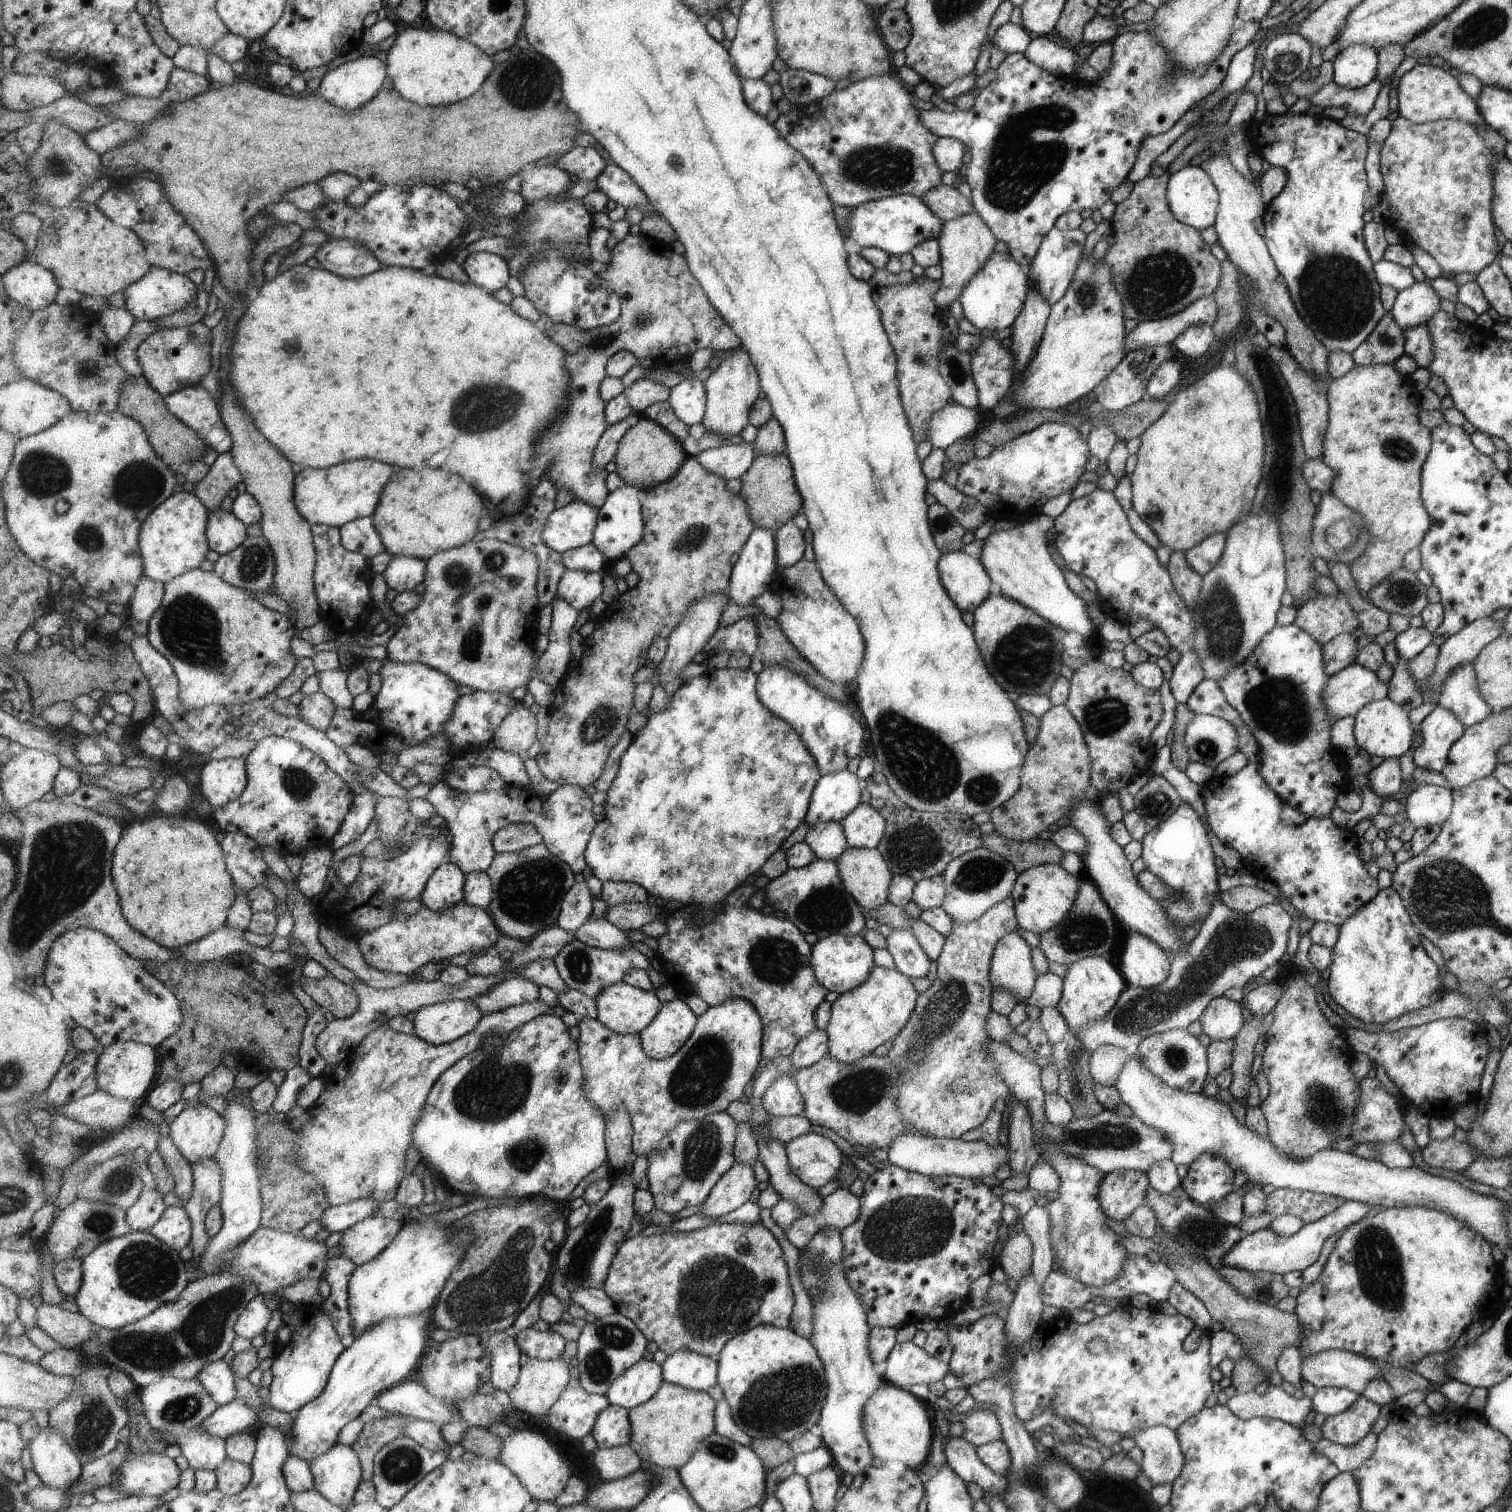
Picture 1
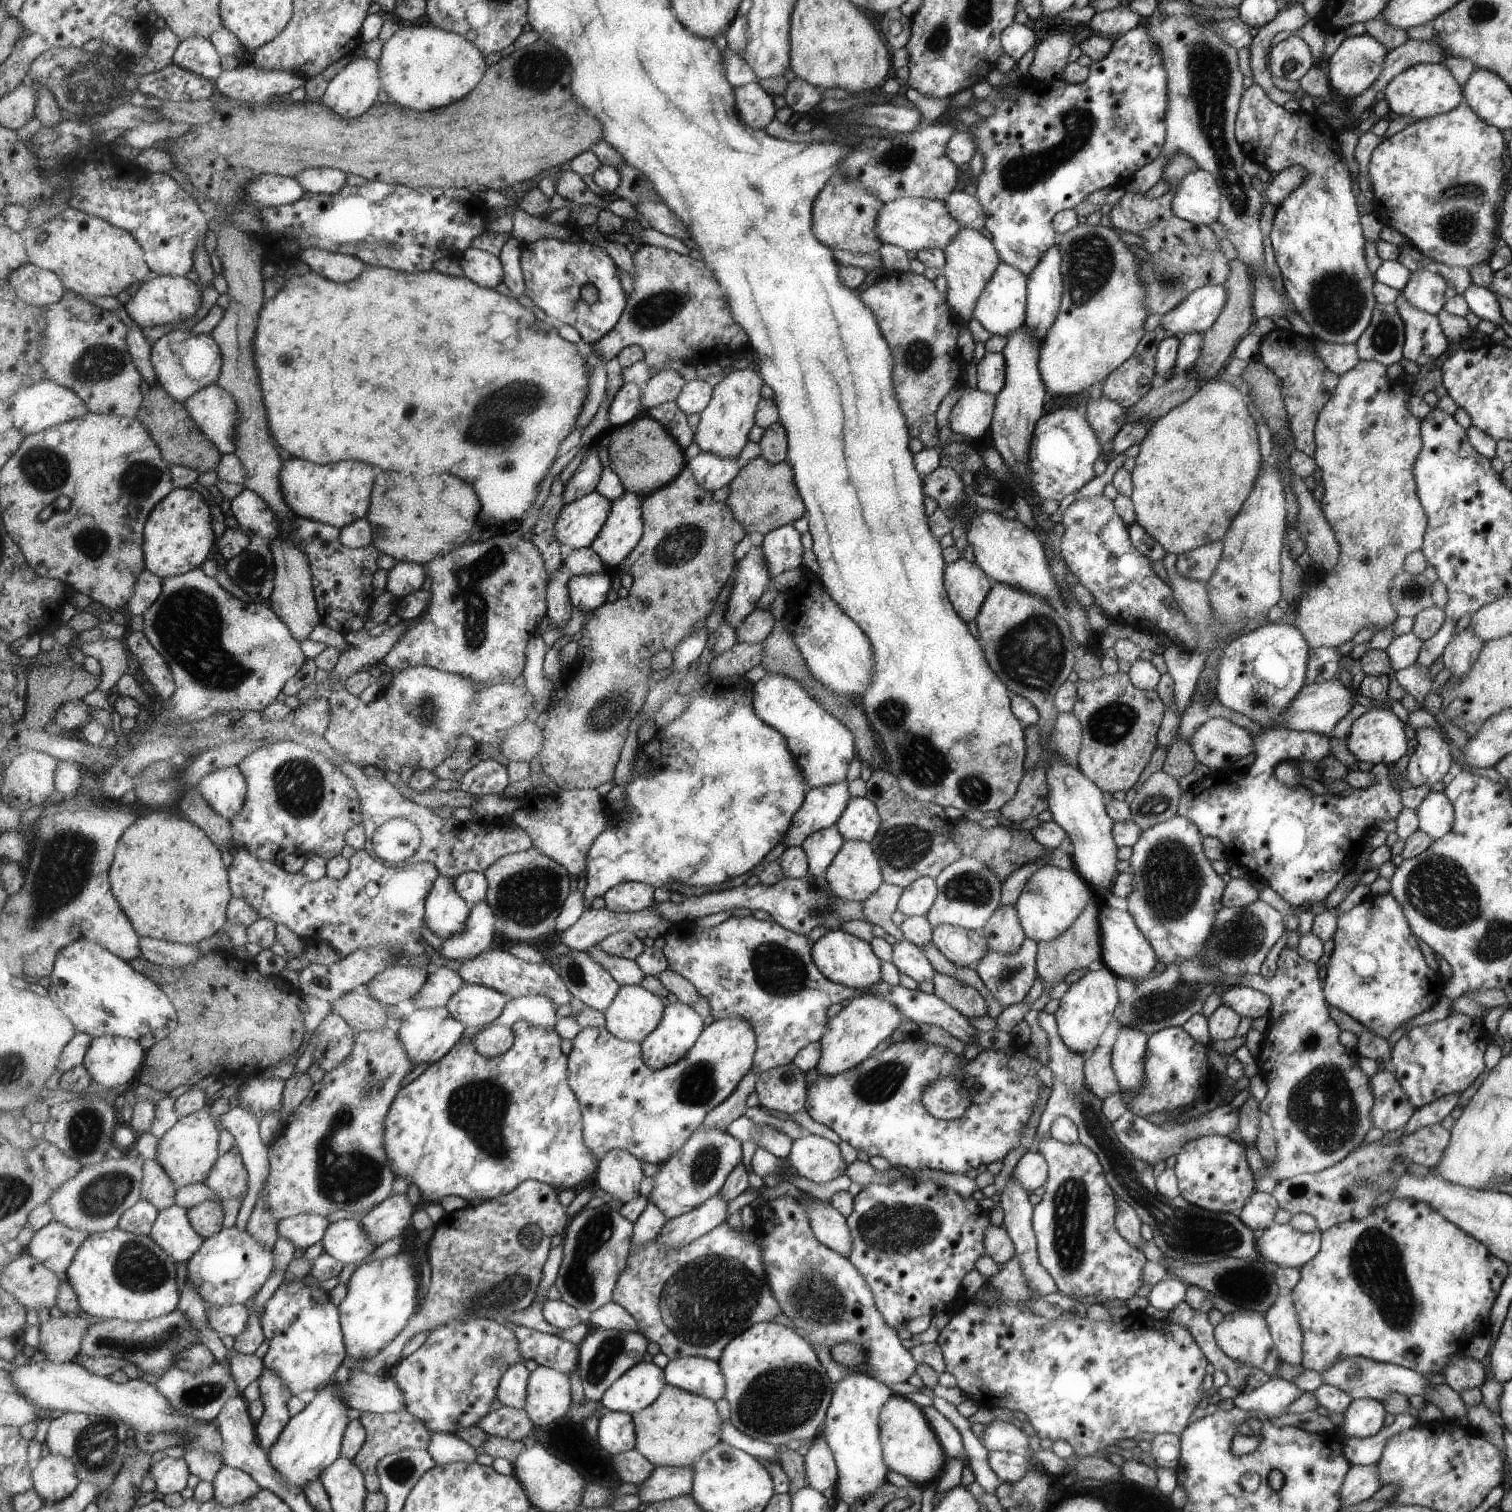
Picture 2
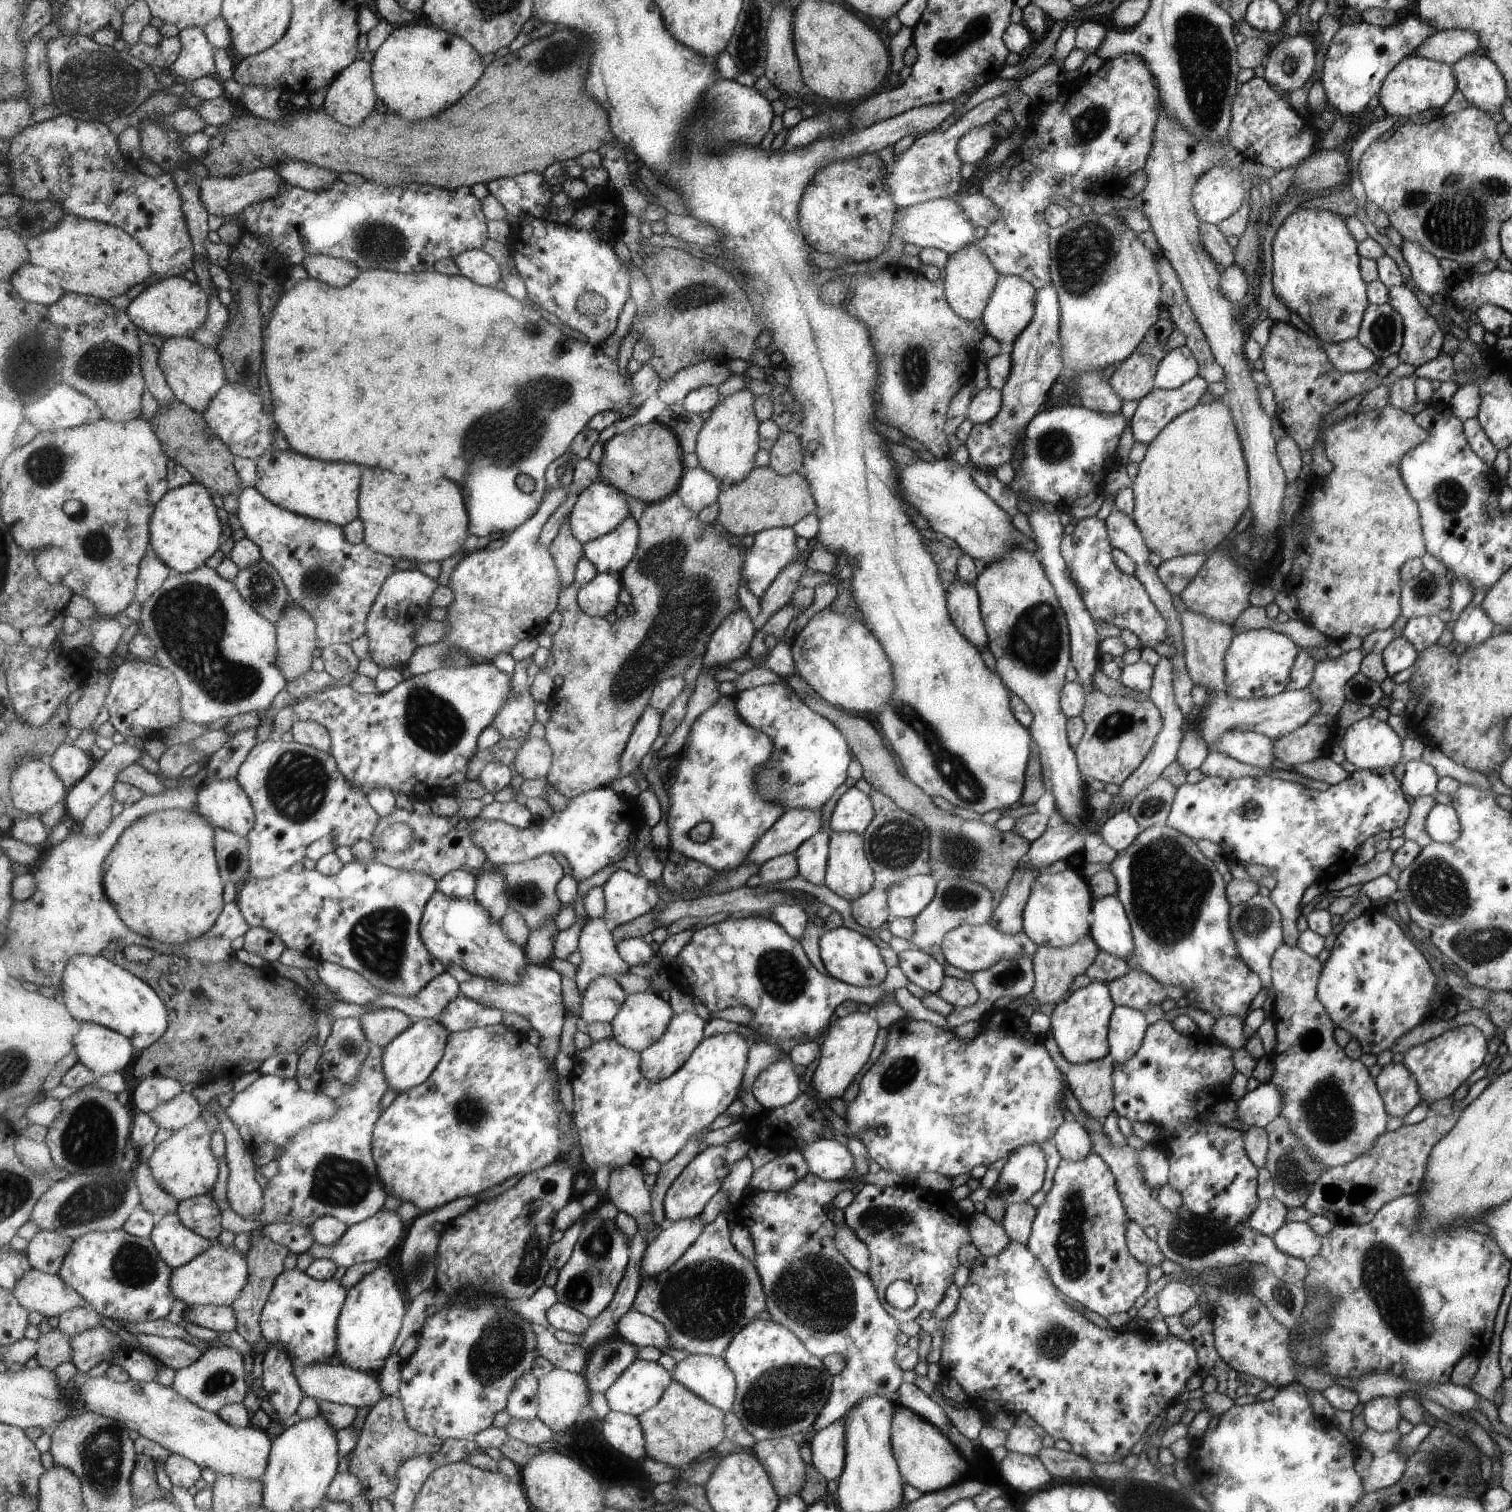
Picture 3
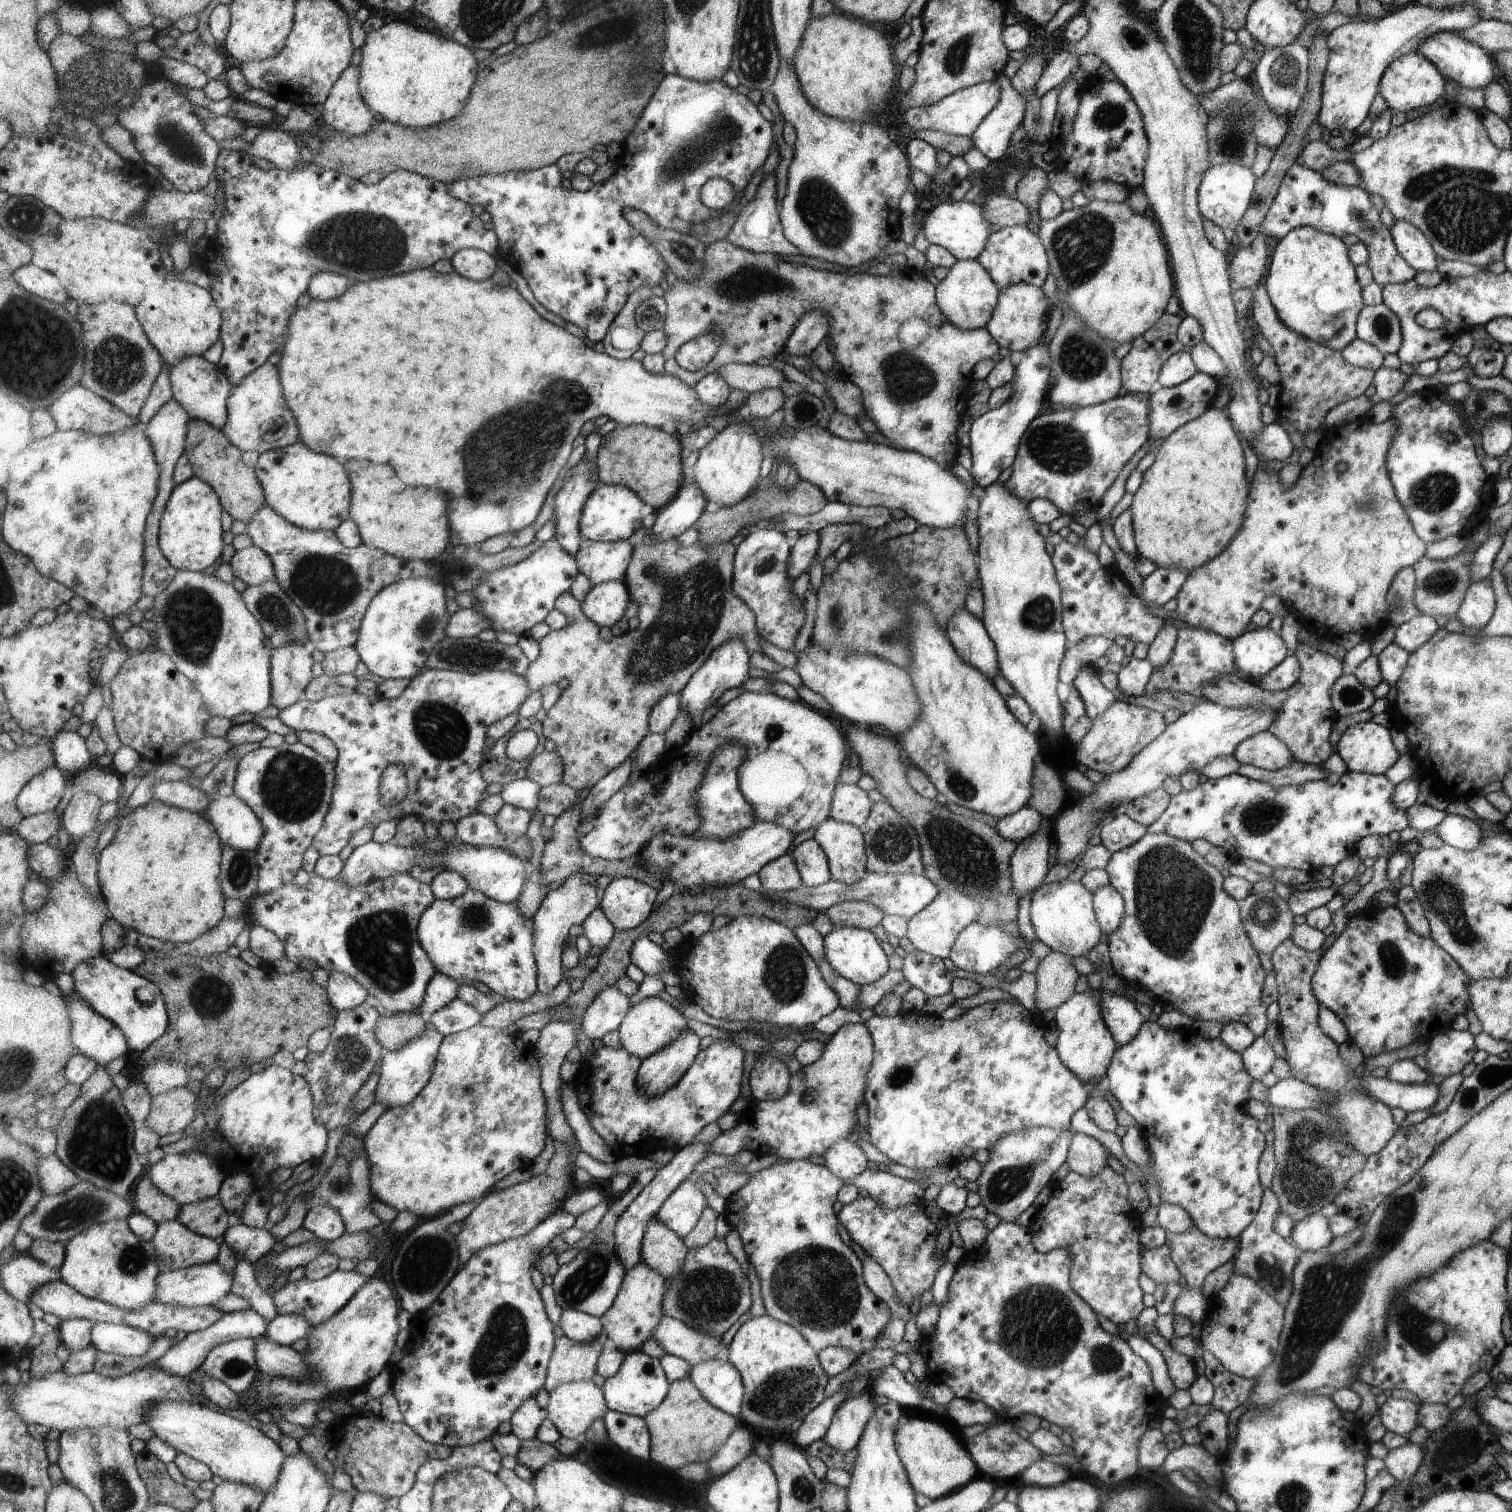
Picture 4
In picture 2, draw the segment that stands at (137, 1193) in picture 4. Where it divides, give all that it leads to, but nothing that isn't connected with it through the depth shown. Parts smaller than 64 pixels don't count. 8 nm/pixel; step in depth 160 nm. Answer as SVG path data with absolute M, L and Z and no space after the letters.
M157 1159L147 1160L144 1164L142 1198L155 1205L160 1211L175 1204L176 1185L170 1180L166 1168Z

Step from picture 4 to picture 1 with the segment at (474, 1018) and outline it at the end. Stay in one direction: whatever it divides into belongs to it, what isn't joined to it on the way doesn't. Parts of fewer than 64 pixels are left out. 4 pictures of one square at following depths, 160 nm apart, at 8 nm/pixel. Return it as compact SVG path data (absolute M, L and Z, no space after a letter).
M511 976L492 986L486 993L479 993L471 1000L483 1011L484 1016L522 1005L539 998L541 987L522 977Z

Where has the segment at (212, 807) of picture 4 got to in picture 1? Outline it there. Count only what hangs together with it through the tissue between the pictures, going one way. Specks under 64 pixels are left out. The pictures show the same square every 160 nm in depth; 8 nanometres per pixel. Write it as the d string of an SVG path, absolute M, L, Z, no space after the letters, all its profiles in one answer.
M247 756L210 760L201 771L200 791L215 807L225 807L246 790L249 780Z

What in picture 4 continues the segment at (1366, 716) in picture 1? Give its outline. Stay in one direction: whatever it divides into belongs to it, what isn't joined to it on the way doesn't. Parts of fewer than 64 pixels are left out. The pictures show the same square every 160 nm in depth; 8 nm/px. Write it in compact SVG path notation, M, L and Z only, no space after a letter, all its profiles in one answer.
M1369 721L1349 726L1336 743L1347 771L1383 775L1395 764L1397 752L1387 727Z

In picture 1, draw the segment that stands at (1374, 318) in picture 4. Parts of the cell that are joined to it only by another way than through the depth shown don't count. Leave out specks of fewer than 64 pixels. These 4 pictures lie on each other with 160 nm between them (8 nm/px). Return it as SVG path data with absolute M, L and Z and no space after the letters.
M1386 311L1375 324L1373 331L1350 352L1355 365L1393 363L1404 353L1404 336L1400 326Z

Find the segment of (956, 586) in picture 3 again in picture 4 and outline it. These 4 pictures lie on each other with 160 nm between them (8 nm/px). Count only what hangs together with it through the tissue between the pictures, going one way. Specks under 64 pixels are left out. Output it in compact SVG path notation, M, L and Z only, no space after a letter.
M963 608L946 623L944 632L961 659L993 682L1000 671L999 660L994 641L982 621Z

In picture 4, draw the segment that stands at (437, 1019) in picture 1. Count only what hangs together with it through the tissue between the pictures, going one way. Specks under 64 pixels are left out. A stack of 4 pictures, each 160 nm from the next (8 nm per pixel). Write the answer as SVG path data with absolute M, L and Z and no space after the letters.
M435 1028L409 1041L409 1044L398 1051L384 1051L380 1081L376 1088L377 1101L385 1103L387 1108L405 1106L413 1102L415 1097L419 1096L419 1093L430 1083L444 1038L445 1035Z

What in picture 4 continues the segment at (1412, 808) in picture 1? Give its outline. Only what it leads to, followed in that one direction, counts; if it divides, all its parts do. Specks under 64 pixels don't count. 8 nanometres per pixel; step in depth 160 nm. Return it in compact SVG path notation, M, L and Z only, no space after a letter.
M1446 813L1435 826L1436 834L1445 845L1469 851L1482 840L1482 830L1473 820L1459 815Z

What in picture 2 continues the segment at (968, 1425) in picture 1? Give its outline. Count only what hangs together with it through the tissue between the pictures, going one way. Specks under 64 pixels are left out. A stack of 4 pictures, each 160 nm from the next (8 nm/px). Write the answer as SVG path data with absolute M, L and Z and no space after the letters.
M994 1420L985 1425L981 1444L987 1451L1009 1451L1025 1454L1028 1447L1027 1436L1012 1423Z

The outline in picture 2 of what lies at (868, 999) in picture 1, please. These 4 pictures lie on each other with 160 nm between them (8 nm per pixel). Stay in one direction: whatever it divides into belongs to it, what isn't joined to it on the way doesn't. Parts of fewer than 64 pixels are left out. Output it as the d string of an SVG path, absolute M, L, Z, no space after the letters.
M874 993L853 997L847 1006L829 1019L825 1032L819 1040L820 1057L814 1069L819 1075L832 1077L841 1075L843 1071L853 1069L857 1064L863 1064L877 1042L889 1037L895 1026L901 1020L901 1013L887 1001L876 997Z

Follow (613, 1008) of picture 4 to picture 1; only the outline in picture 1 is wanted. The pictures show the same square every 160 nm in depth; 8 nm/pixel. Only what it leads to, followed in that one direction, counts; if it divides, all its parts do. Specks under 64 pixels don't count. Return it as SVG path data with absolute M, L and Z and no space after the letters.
M577 939L568 944L553 960L557 963L559 972L569 988L577 989L592 999L596 999L607 987L623 981L624 976L632 968L648 971L651 968L649 959L632 947L621 951L598 949Z

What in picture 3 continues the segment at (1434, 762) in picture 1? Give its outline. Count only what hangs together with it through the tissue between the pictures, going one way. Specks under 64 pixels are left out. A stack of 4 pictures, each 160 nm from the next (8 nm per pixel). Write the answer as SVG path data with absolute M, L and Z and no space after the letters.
M1421 759L1410 760L1404 764L1402 776L1402 793L1411 798L1431 795L1435 791L1438 777L1433 768L1425 764Z

